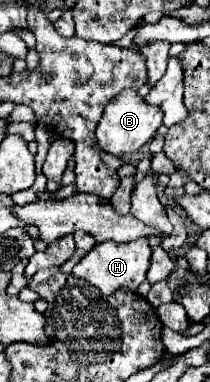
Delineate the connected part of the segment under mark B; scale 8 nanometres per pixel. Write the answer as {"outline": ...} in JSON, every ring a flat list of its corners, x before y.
{"outline":[[128,90,128,92,122,92,122,96,114,96,110,100,110,104,106,106,106,110,102,114,102,120,96,128,96,140,98,140,98,146,104,152,122,158,122,156,138,152,148,140,152,140,152,136,156,134,156,130,160,126,162,126,160,108,148,106,138,92]]}

